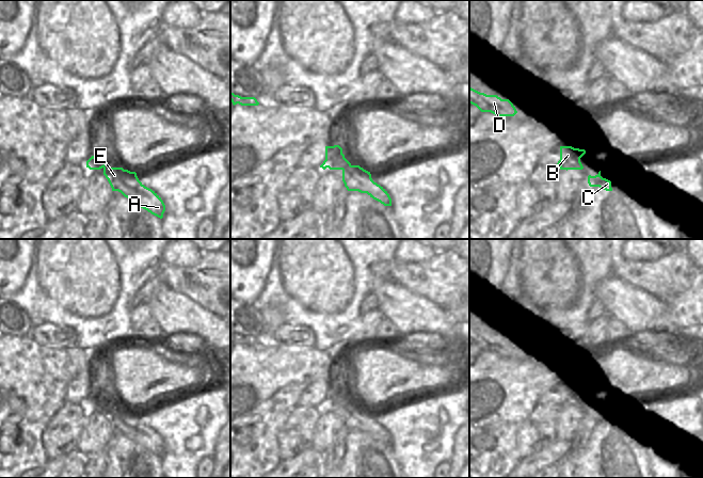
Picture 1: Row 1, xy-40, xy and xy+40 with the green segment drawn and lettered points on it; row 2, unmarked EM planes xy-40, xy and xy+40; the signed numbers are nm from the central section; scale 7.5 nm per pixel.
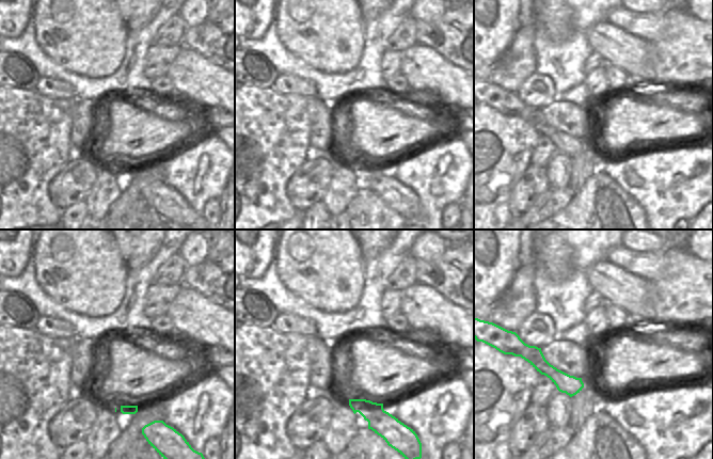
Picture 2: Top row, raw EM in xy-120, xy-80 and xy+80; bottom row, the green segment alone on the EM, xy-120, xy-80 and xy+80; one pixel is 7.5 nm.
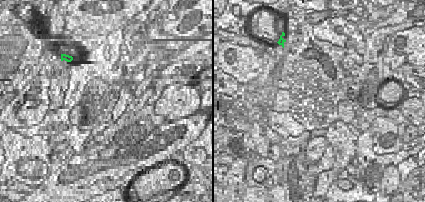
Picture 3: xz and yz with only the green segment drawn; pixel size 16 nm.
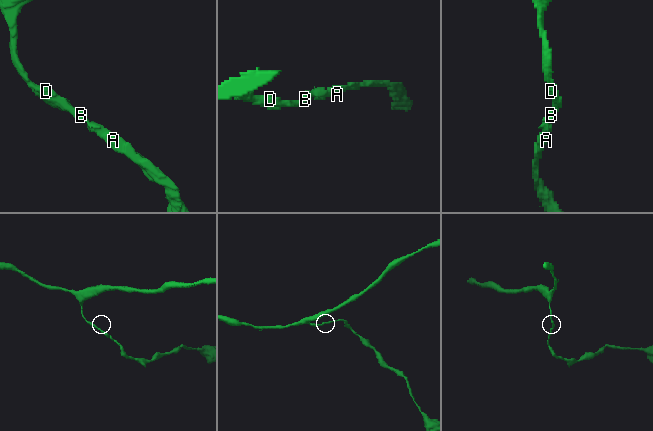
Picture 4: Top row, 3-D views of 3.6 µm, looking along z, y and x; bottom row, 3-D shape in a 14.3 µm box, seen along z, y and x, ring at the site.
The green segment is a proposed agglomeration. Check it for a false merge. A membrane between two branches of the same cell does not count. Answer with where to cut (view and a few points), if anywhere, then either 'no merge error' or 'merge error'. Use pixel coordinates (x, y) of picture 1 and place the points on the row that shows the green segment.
no cut | no merge error

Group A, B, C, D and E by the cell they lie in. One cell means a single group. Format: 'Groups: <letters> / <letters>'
Groups: A B C D E.

